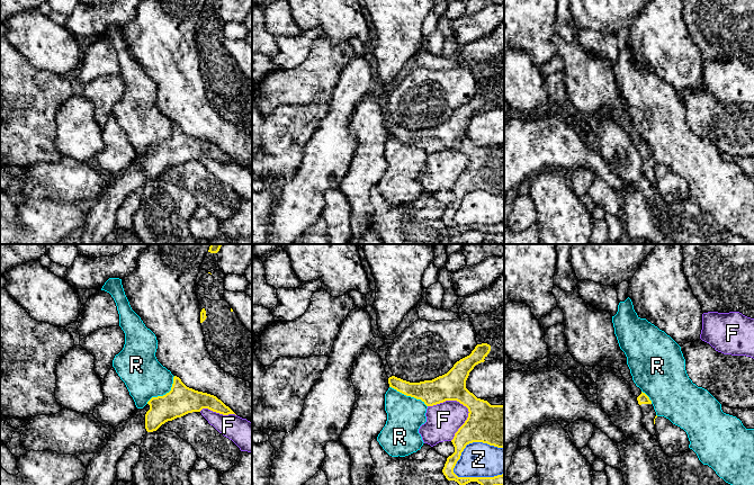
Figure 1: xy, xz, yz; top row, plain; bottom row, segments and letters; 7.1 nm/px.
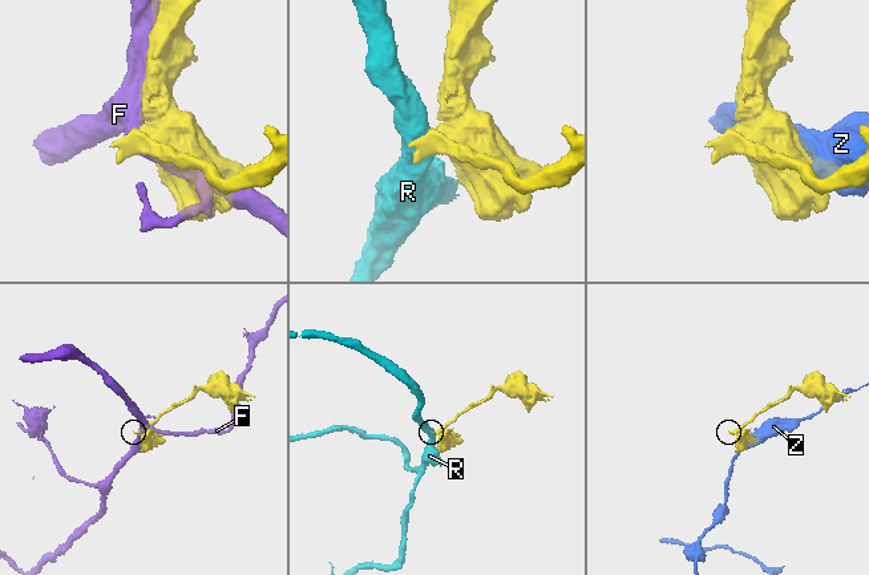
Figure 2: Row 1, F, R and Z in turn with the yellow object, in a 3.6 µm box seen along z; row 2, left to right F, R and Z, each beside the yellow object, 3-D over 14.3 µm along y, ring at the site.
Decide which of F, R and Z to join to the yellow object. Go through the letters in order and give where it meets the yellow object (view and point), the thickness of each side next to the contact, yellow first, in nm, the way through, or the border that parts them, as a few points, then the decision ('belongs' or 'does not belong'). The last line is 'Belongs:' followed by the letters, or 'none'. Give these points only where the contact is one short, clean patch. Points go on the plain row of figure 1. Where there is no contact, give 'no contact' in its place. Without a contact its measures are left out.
F: xz (464, 153) | 280/240 nm | does not belong
R: xy (165, 142) | 200/300 nm | along xy (174, 124), (172, 134), (168, 140), (153, 144), (146, 151) | does not belong
Z: xz (472, 190) | 300/240 nm | does not belong
Belongs: none

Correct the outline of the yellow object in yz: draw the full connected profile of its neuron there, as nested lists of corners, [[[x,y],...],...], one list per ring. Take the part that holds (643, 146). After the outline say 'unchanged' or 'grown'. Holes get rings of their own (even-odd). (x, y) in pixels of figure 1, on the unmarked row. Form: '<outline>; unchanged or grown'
[[[641,140],[637,145],[638,152],[640,153],[643,160],[641,171],[643,174],[652,182],[655,183],[655,167],[657,165],[654,154],[649,145]]]; grown

